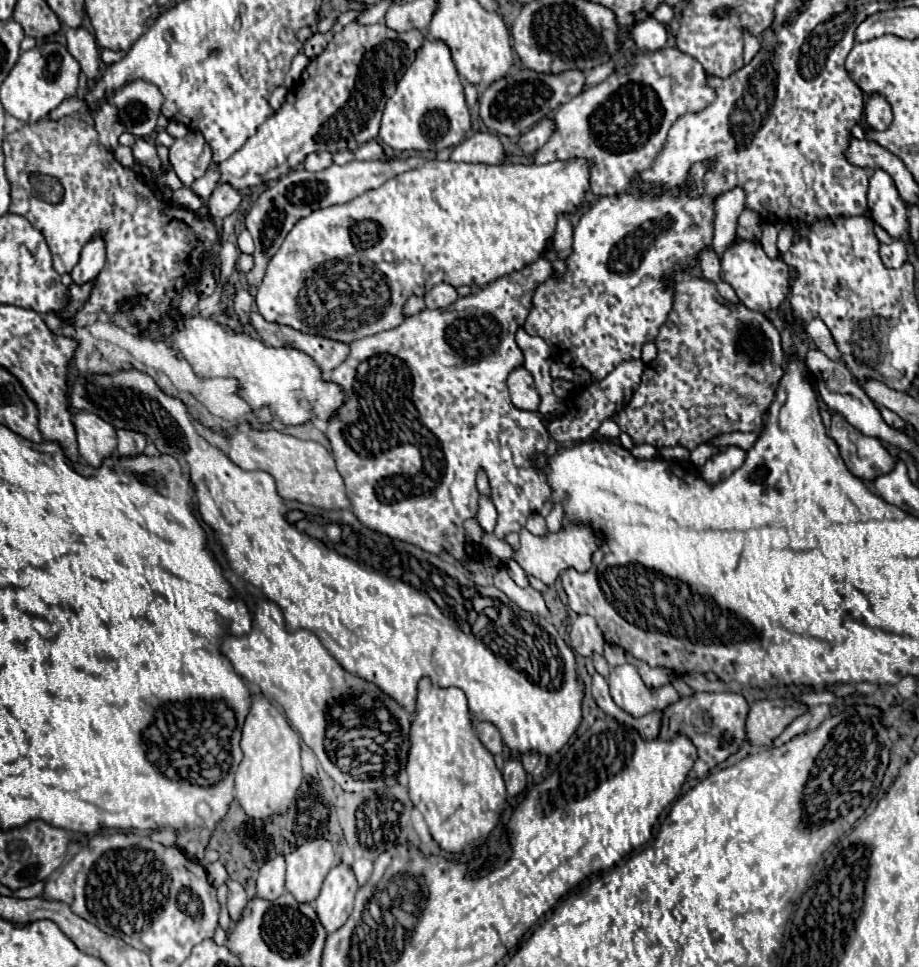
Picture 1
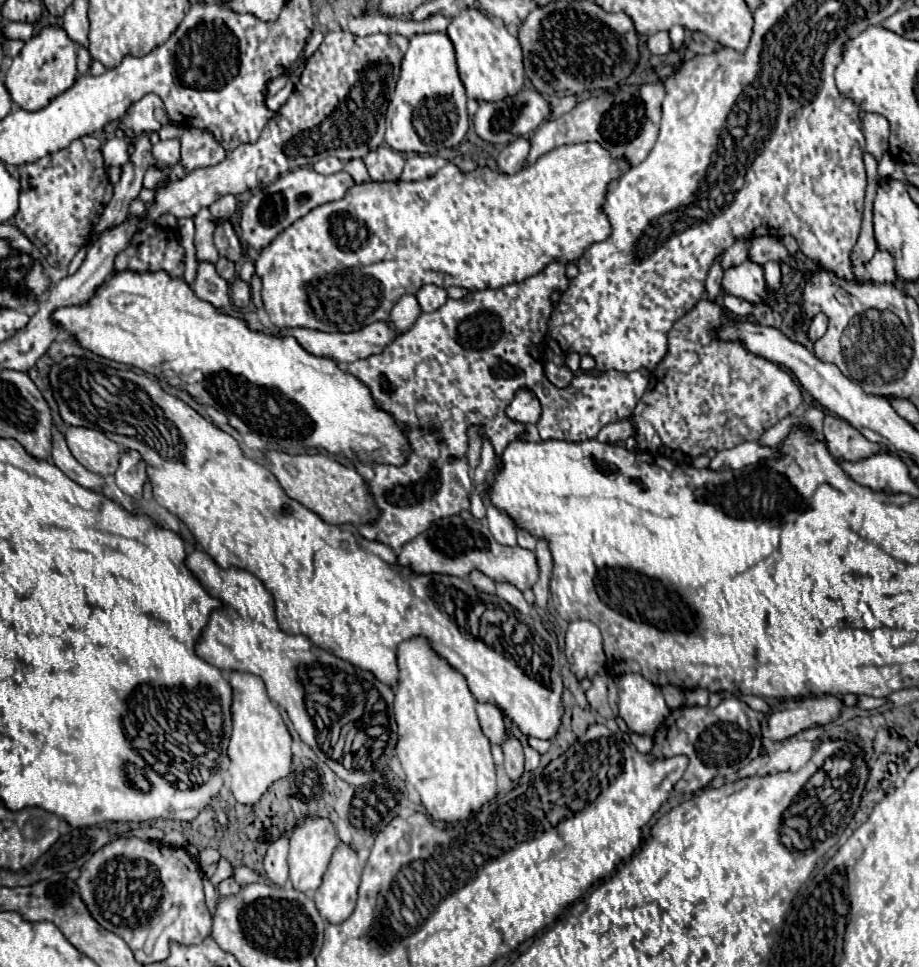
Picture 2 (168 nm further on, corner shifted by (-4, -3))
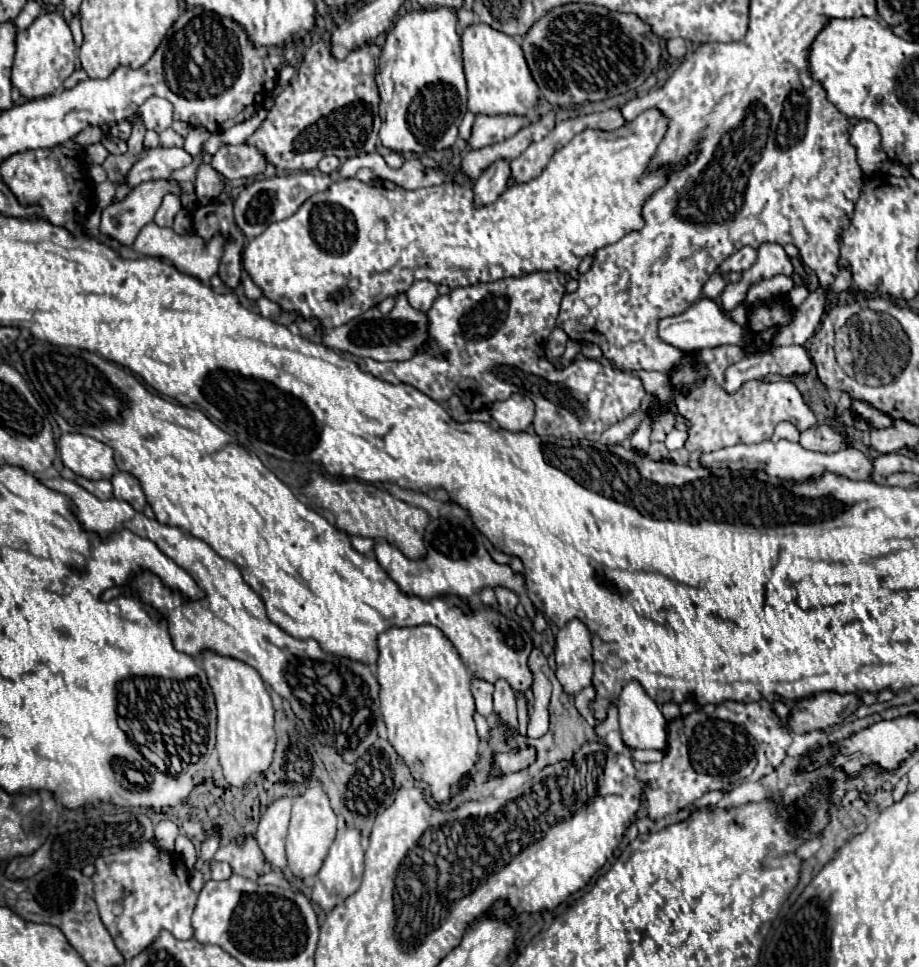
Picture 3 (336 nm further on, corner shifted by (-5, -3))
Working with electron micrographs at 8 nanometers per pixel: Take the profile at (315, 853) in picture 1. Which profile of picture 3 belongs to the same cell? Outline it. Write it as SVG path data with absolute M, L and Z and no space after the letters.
M312 779L308 781L306 791L300 797L294 797L292 803L292 817L290 817L288 839L286 839L286 857L288 857L290 873L294 877L316 875L318 867L322 867L330 843L334 841L334 835L336 835L336 813L330 807L322 783L318 779Z

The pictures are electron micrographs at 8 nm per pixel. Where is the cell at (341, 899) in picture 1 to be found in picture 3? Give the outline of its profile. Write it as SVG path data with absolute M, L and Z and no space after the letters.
M342 827L334 843L330 845L322 869L316 875L316 883L312 887L312 901L318 903L324 911L330 911L334 903L342 903L346 895L352 895L358 889L358 883L362 879L362 863L364 863L364 851L360 847L360 831L356 827Z

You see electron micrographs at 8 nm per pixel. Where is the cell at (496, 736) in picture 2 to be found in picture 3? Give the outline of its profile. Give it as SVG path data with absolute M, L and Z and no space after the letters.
M474 677L472 679L472 695L476 699L476 711L482 713L484 717L492 715L492 693L494 693L494 685Z

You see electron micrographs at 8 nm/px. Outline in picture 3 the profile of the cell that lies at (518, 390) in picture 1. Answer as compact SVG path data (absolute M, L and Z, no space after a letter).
M512 395L506 401L492 403L488 413L506 431L526 431L534 419L534 403L524 395Z

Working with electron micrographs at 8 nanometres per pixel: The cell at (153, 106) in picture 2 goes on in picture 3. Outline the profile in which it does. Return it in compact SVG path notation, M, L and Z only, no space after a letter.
M150 97L140 109L138 117L144 121L144 125L156 133L162 133L172 125L172 105L170 101L162 97Z

